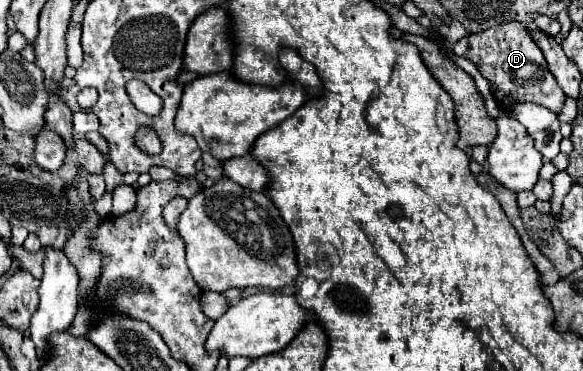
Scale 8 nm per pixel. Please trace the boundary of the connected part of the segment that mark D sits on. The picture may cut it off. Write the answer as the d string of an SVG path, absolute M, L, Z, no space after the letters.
M509 21L503 25L495 25L483 33L467 35L453 45L453 53L457 57L465 57L471 63L475 63L479 73L489 81L499 109L505 113L513 107L513 103L525 103L525 101L543 105L553 113L559 113L565 103L565 93L561 91L555 77L547 69L545 57L537 47L537 43L531 39L527 25Z

